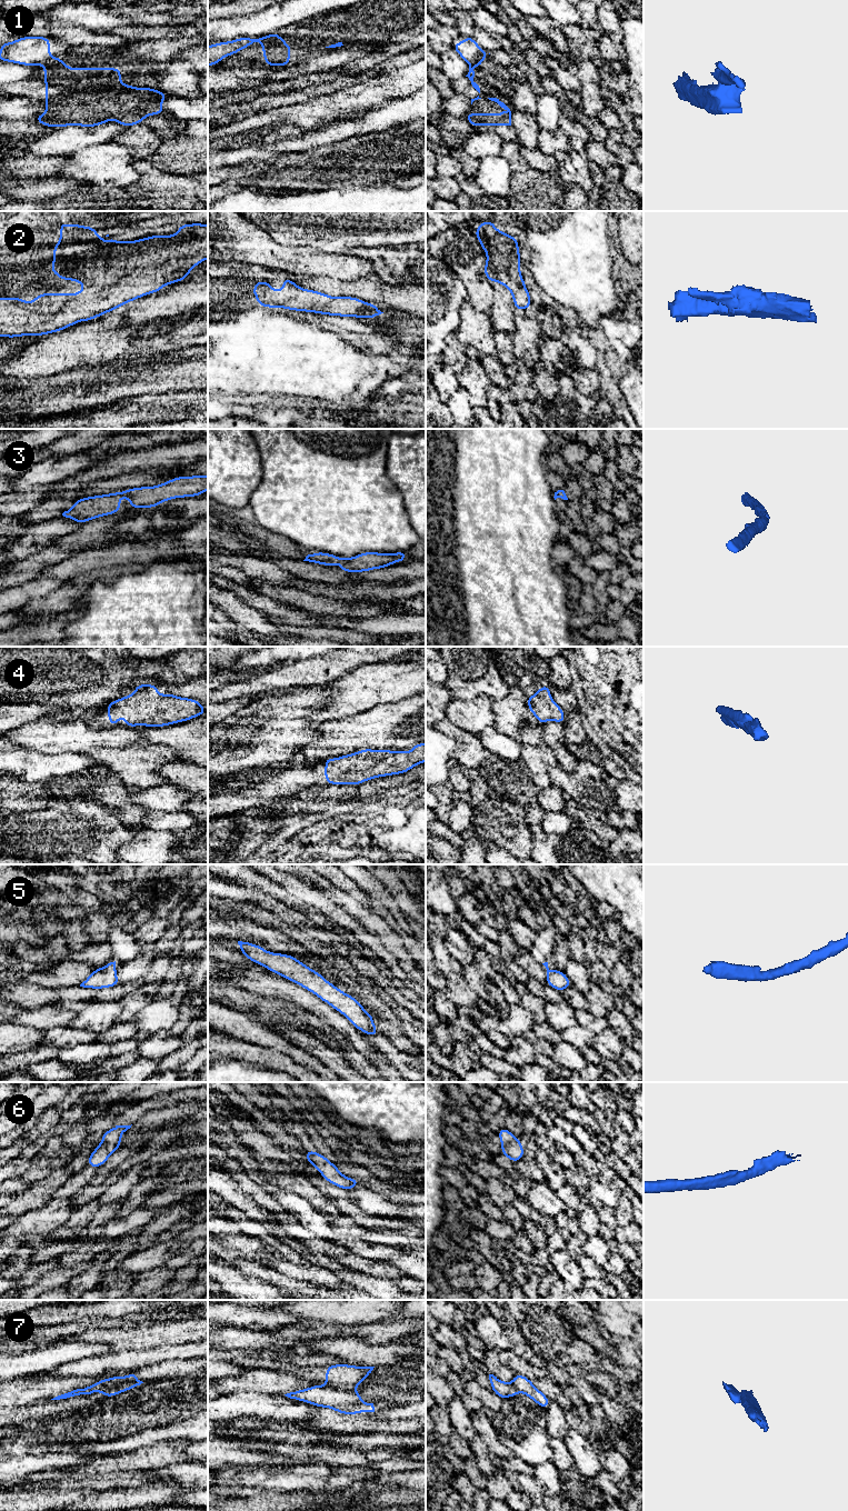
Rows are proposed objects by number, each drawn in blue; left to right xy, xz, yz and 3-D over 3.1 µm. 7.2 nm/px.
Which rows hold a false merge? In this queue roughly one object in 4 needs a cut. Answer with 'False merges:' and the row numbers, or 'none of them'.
False merges: 1, 7

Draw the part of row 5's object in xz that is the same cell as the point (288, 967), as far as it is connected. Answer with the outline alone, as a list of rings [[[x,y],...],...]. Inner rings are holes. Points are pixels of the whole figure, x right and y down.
[[[238,941],[238,944],[247,959],[316,994],[320,1000],[343,1014],[359,1031],[366,1032],[368,1037],[379,1033],[373,1024],[372,1014],[367,1013],[357,999],[345,993],[319,972],[310,969],[295,957],[269,952],[255,943]]]

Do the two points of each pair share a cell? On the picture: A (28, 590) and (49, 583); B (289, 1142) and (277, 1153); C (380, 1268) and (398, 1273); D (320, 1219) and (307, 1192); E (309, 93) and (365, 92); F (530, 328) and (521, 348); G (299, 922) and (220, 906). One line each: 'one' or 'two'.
A: one
B: two
C: one
D: two
E: two
F: one
G: two

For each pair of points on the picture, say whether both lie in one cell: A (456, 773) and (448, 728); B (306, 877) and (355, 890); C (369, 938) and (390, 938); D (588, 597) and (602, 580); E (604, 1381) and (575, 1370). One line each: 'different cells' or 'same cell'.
A: different cells
B: different cells
C: different cells
D: different cells
E: different cells

